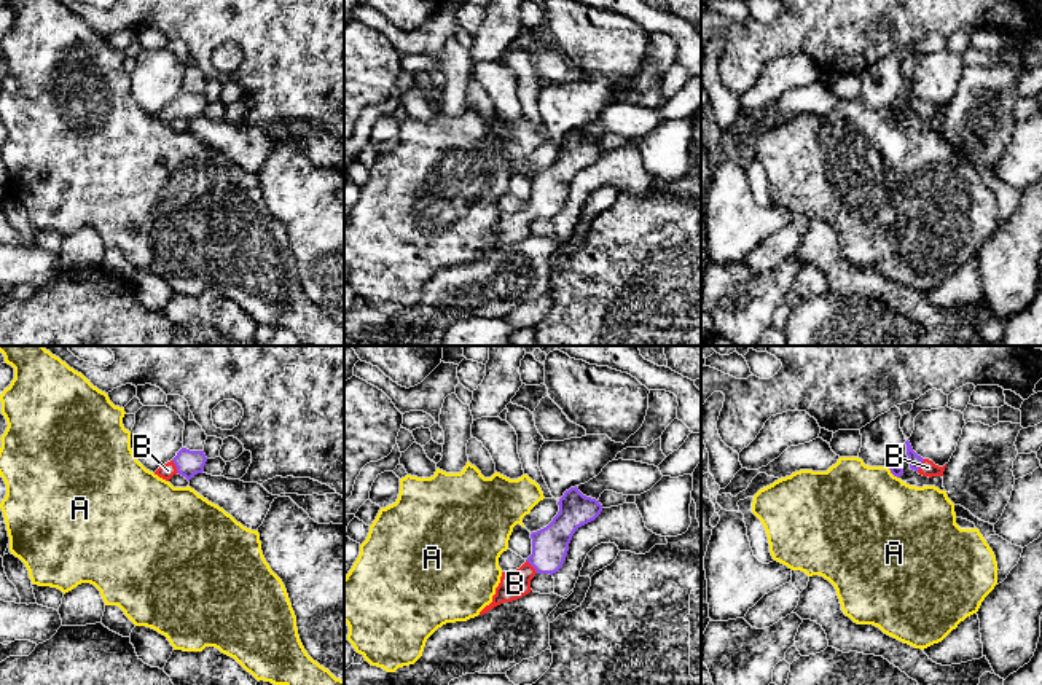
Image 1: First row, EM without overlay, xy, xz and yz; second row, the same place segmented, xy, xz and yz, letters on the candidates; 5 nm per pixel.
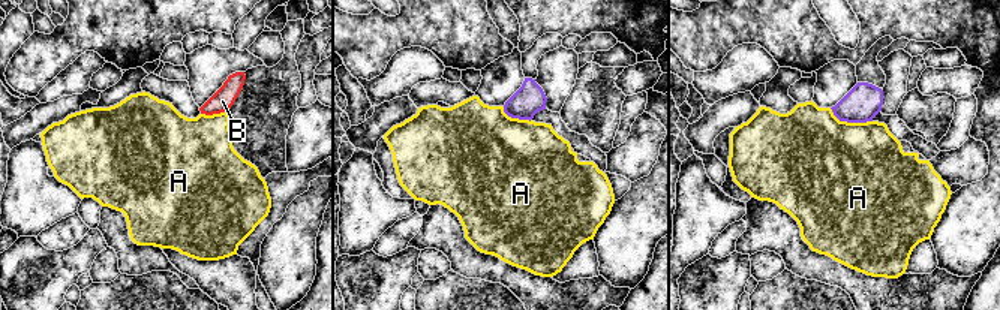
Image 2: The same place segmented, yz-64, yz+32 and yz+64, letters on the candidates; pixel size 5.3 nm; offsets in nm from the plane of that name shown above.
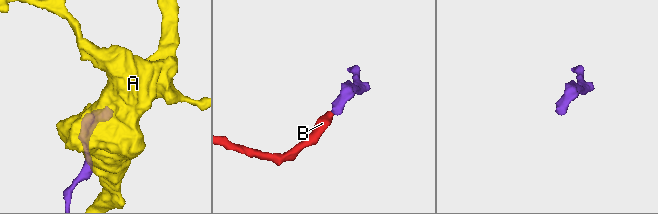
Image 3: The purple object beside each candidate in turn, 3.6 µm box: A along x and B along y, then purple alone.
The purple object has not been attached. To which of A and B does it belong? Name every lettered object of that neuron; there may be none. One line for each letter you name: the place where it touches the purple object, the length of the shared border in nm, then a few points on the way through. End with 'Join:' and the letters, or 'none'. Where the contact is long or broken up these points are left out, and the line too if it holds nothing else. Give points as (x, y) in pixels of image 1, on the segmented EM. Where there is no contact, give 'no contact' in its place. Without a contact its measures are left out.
B: xy (176, 465) | 80 nm | across xy (188, 462), (176, 465), (168, 470)
Join: B

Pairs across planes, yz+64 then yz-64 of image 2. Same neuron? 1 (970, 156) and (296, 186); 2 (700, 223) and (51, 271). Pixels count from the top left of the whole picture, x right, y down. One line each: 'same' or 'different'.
1: different
2: different

